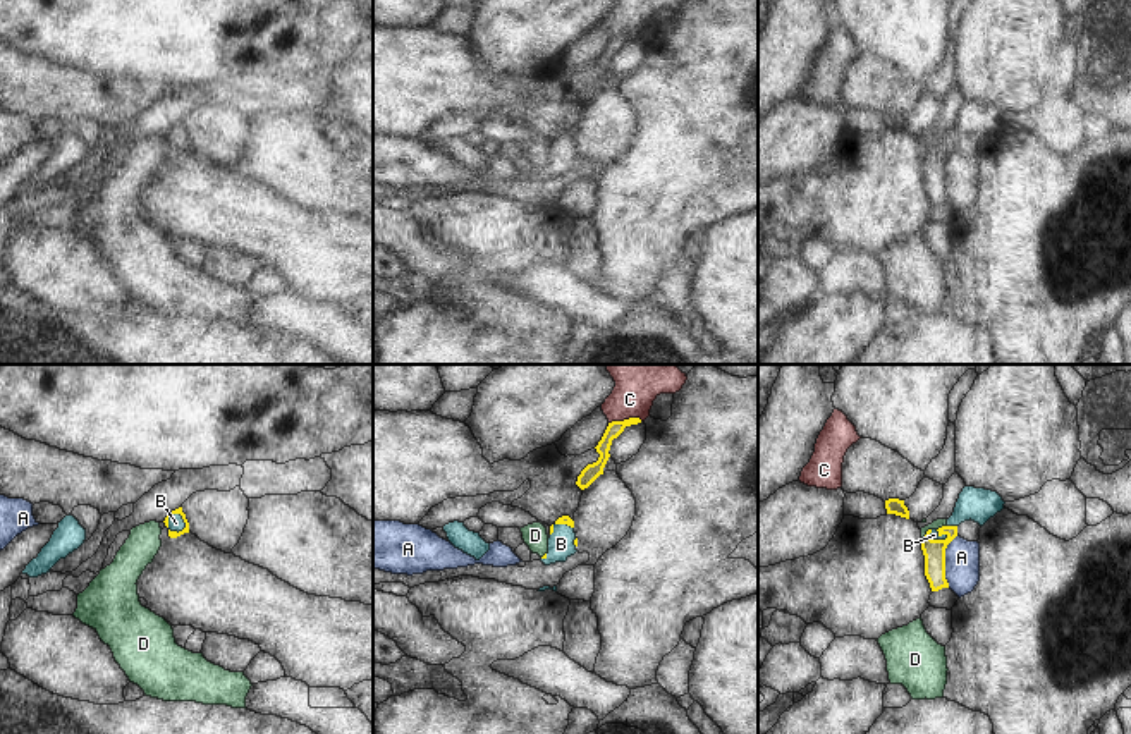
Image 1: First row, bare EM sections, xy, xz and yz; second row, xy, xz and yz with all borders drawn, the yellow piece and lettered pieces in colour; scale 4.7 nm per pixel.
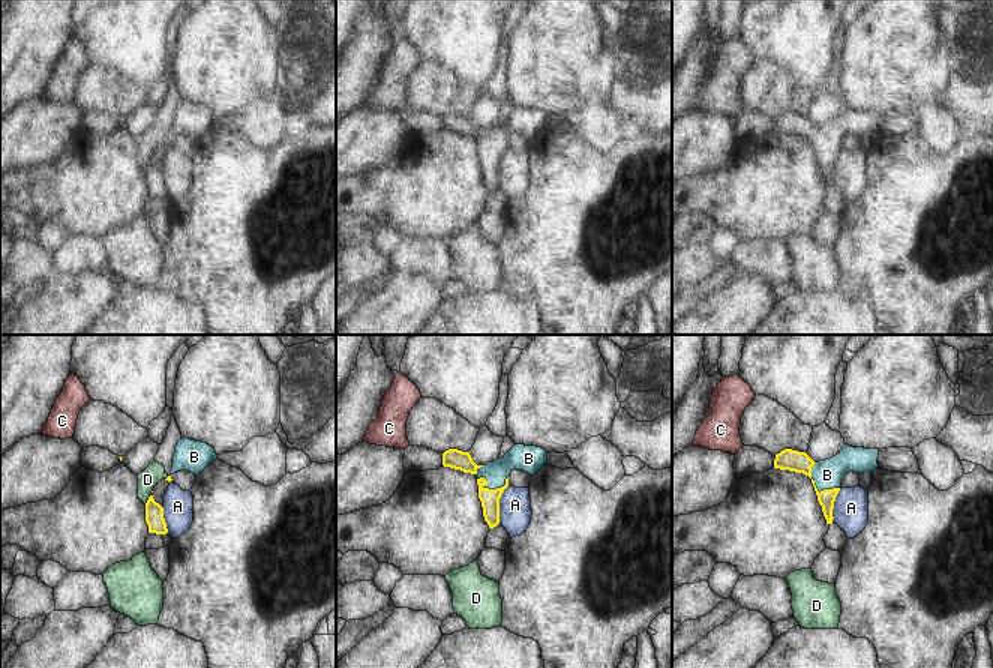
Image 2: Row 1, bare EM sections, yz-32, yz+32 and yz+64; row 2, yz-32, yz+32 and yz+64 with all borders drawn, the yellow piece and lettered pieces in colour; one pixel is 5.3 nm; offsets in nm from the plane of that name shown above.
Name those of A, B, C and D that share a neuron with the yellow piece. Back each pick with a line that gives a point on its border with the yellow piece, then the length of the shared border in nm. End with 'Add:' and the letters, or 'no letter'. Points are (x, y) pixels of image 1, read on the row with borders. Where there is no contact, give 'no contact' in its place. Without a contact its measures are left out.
B: contact xy (179, 513); length 110 nm
Add: B

